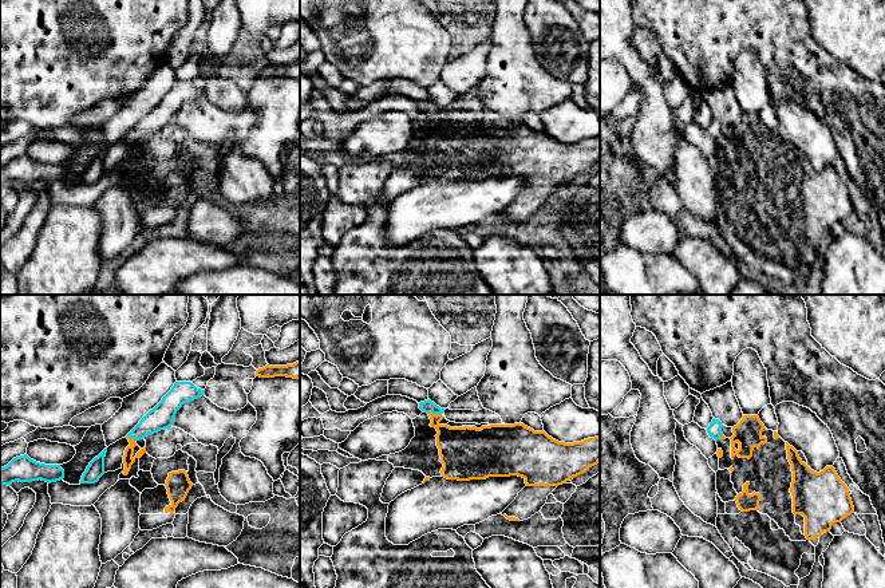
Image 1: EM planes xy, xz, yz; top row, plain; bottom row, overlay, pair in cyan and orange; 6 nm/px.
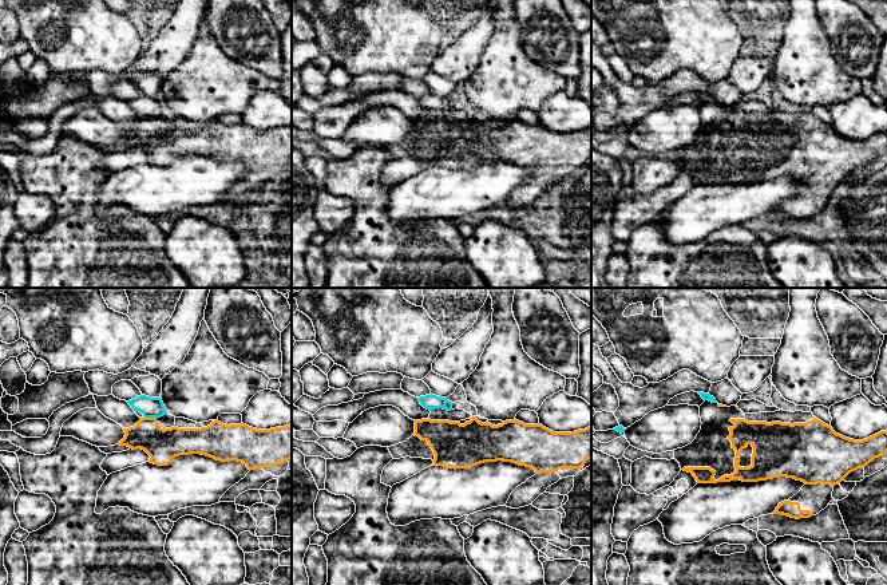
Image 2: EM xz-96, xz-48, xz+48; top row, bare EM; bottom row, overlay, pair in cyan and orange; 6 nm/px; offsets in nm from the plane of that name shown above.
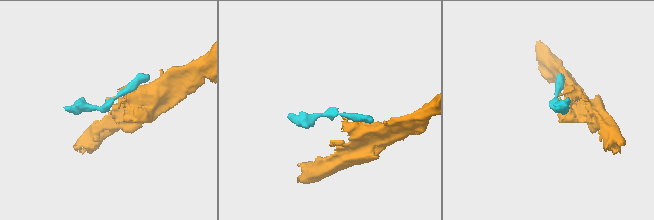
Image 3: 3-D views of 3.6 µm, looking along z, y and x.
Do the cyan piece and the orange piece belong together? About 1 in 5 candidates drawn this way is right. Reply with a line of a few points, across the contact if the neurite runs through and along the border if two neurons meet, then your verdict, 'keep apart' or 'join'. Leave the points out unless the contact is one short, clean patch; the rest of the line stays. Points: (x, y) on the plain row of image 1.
line xz (427, 106), (434, 113), (435, 123), (458, 146); join

